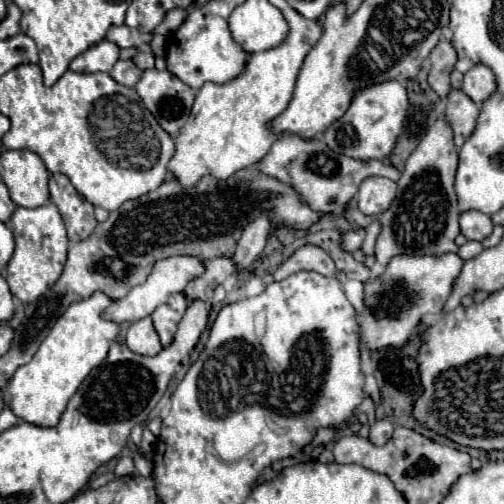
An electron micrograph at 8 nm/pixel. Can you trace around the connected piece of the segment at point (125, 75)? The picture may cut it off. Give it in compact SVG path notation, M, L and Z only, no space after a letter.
M117 61L109 75L111 75L117 83L121 83L121 85L125 85L125 87L135 87L137 81L139 81L139 77L141 77L141 73L143 73L143 71L141 71L133 61Z

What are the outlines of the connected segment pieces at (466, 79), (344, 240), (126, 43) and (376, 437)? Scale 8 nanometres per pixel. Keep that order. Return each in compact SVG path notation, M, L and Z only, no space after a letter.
M475 65L463 75L463 87L465 95L469 95L477 105L481 105L493 91L495 91L495 75L485 65Z
M351 229L351 231L347 231L341 237L341 247L345 247L345 251L353 253L353 251L357 251L361 247L363 237L365 237L365 231L363 229Z
M121 25L121 27L111 27L107 31L107 39L111 43L117 43L117 47L123 48L140 48L148 45L152 40L152 34L142 33L137 29L131 29L127 25Z
M377 421L375 425L371 425L371 431L369 431L369 441L373 445L385 445L393 435L393 425L389 421Z

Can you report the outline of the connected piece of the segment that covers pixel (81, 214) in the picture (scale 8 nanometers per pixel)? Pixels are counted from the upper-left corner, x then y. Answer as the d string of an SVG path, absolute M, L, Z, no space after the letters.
M61 173L51 175L49 193L51 193L51 201L57 205L65 221L69 239L73 243L85 241L97 227L97 221L93 217L93 205L85 197L81 197L77 189L69 183L69 179Z

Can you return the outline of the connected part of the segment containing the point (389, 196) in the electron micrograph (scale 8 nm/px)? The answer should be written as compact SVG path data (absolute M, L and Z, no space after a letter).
M369 177L359 185L359 209L365 215L377 217L395 199L395 181L385 177Z

